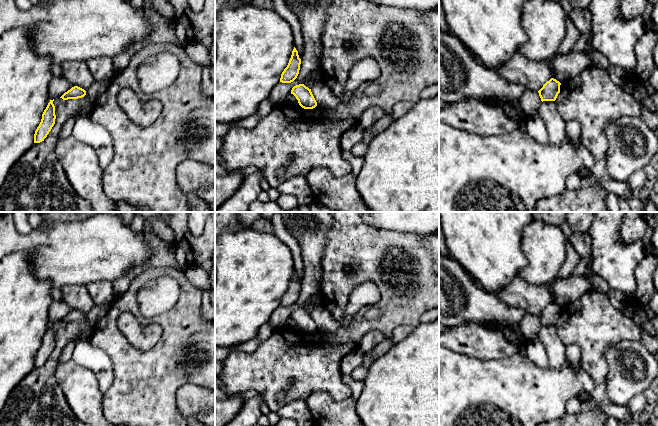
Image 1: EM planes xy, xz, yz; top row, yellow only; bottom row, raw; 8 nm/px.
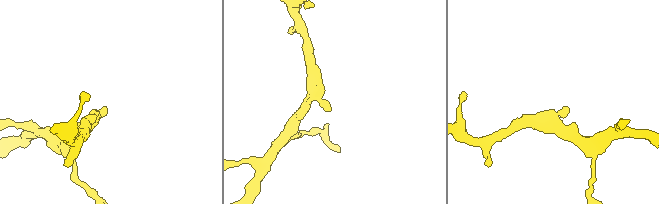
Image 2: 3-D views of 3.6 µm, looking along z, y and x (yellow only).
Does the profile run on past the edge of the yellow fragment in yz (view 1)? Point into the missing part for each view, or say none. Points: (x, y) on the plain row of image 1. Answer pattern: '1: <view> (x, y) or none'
1: none

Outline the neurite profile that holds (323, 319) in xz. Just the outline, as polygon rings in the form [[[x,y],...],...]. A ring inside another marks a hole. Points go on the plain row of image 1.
[[[321,306],[316,307],[311,312],[311,316],[317,326],[317,329],[332,331],[340,325],[340,322],[334,319],[332,315]]]

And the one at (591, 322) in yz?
[[[592,290],[560,309],[556,331],[566,347],[578,345],[580,363],[595,384],[605,381],[605,351],[622,340],[641,341],[637,324],[610,303],[607,294]]]

